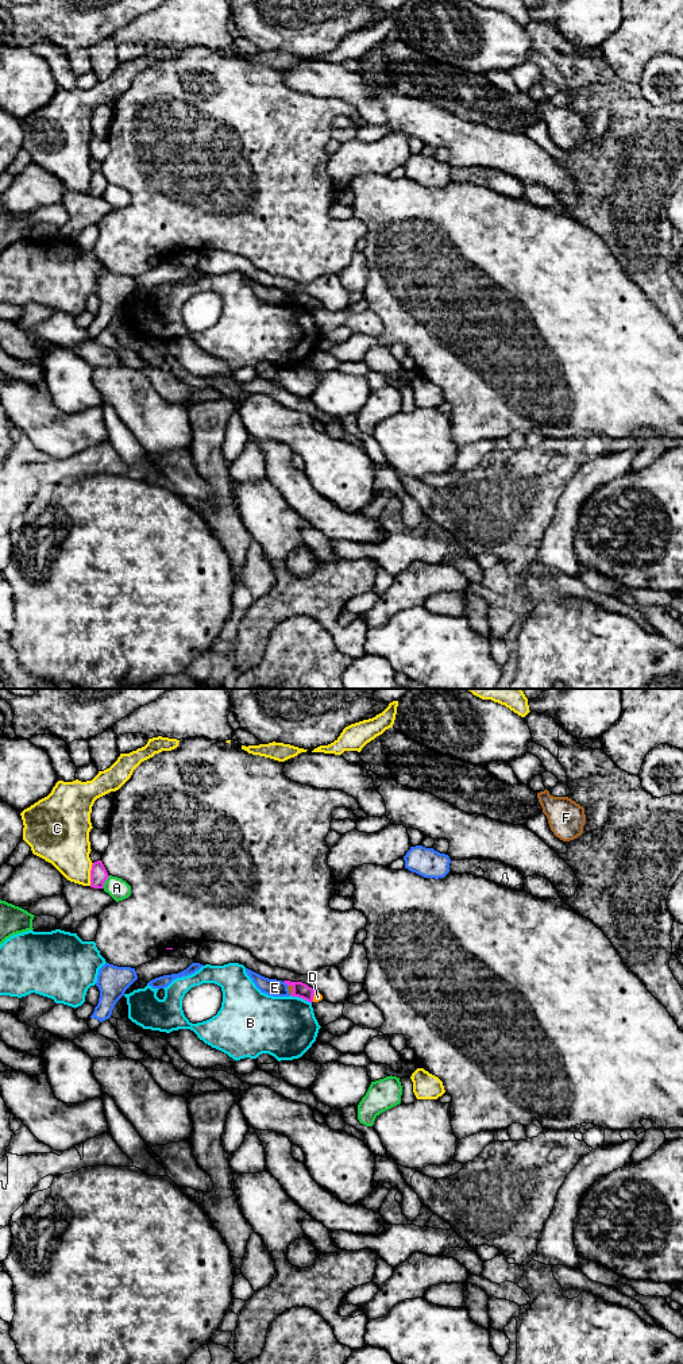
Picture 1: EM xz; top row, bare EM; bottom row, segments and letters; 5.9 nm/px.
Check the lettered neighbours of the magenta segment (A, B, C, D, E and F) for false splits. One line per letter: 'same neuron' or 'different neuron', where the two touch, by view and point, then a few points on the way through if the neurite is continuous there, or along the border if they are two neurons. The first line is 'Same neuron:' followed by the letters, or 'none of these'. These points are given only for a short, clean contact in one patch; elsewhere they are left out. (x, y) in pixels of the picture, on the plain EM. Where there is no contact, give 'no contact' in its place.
Same neuron: none of these
A: different neuron; meets magenta in xz at (104, 191)
B: different neuron; meets magenta in xz at (301, 305)
C: different neuron; meets magenta in xz at (91, 182)
D: different neuron; meets magenta in xz at (313, 303); border along xz (315, 299), (312, 309)
E: different neuron; meets magenta in xz at (286, 292)
F: different neuron; meets magenta in xz at (293, 297)

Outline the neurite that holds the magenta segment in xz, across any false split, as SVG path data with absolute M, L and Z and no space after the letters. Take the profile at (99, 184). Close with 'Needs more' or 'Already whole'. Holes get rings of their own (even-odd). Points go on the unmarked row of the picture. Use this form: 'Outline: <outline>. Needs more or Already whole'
Outline: M97 169L92 173L90 178L90 196L103 197L105 189L108 188L108 181L101 169Z. Already whole

